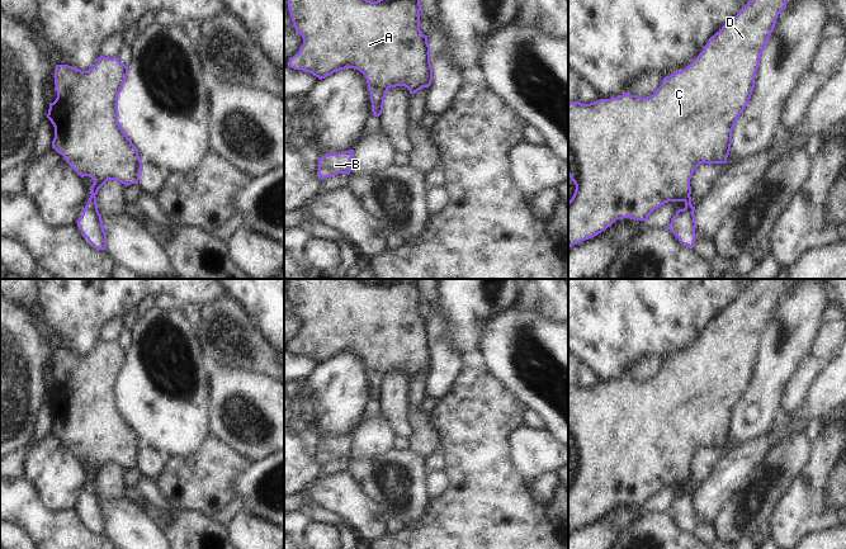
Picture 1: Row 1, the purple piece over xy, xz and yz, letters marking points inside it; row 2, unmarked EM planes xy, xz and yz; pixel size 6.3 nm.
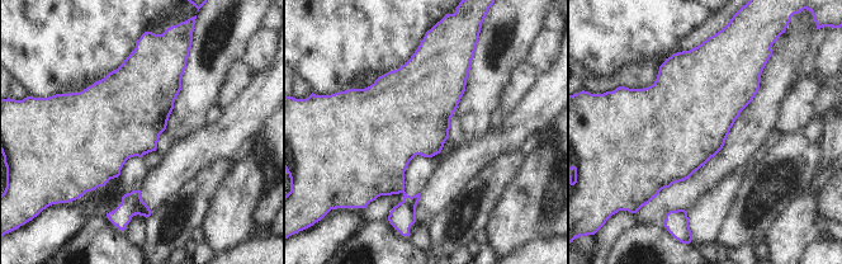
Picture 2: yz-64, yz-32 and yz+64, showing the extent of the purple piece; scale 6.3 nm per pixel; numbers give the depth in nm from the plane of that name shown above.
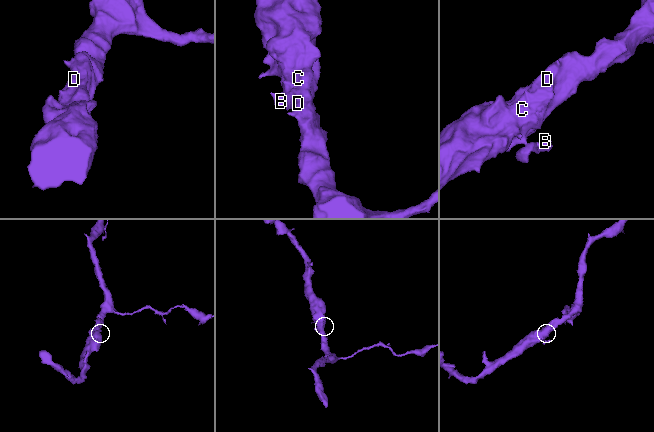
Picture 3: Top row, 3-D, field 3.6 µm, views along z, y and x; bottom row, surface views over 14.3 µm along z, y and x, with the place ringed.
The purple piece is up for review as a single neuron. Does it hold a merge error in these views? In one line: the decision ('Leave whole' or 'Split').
Split

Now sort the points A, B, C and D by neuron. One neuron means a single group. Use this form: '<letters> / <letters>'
A C D / B

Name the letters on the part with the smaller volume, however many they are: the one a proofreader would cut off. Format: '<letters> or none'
B

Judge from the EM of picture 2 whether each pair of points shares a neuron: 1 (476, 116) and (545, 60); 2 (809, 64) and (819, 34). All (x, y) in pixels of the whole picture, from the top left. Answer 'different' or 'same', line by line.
1: different
2: same

